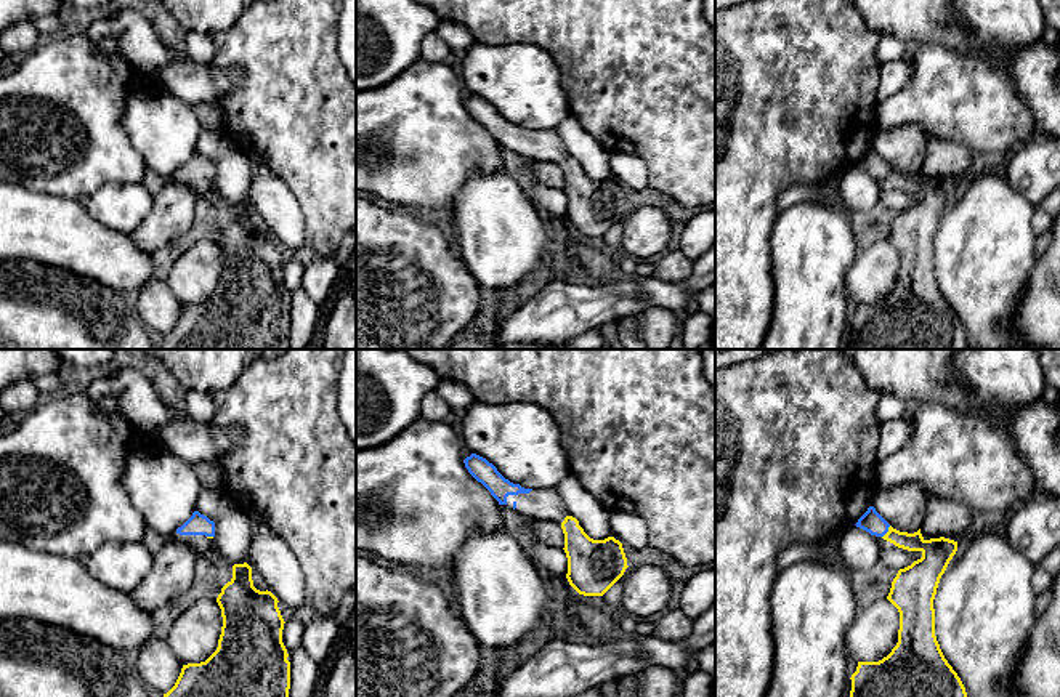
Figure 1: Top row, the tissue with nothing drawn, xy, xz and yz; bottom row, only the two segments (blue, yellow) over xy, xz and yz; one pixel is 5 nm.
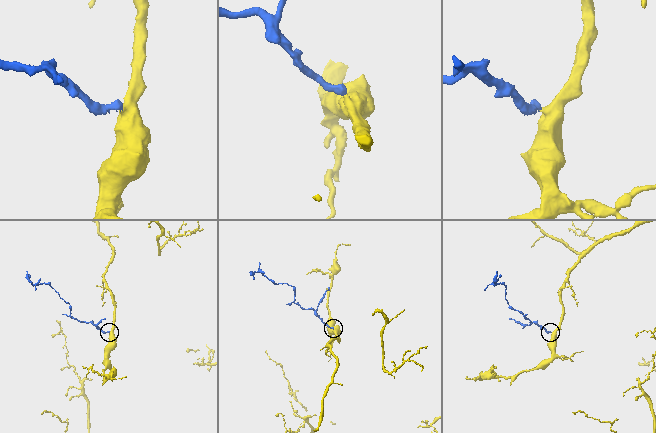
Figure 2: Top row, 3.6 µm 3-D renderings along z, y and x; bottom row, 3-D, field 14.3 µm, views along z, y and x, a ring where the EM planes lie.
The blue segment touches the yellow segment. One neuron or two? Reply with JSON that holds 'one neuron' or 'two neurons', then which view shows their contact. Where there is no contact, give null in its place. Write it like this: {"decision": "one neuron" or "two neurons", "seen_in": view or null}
{"decision": "one neuron", "seen_in": "yz"}

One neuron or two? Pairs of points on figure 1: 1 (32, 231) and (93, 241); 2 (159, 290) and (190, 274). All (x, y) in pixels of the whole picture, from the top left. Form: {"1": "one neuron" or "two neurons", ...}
{"1": "one neuron", "2": "two neurons"}

